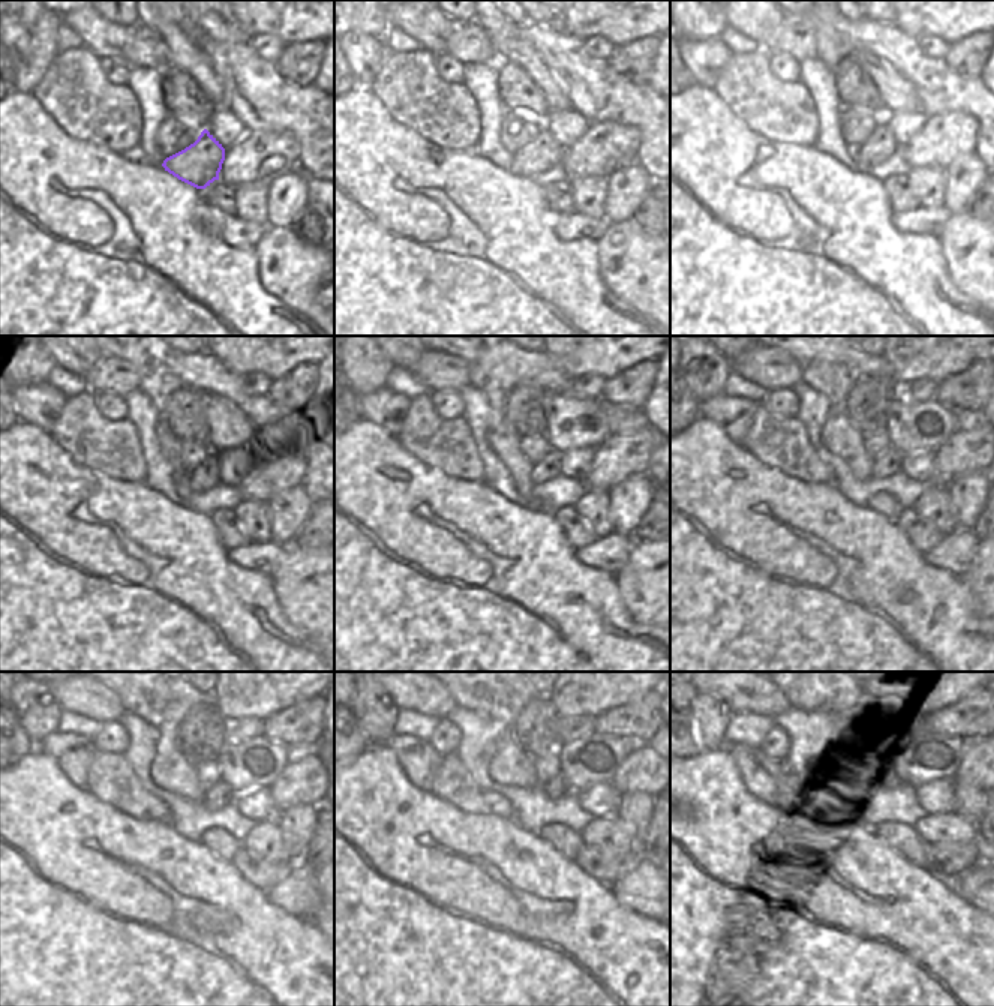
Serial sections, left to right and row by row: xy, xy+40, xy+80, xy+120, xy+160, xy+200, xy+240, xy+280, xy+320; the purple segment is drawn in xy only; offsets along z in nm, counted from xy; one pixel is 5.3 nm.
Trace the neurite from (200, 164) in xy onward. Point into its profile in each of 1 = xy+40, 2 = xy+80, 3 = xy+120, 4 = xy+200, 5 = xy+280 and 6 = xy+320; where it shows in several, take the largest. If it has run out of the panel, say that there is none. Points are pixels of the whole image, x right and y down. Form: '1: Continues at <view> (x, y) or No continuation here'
1: Continues at xy+40 (537, 159)
2: Continues at xy+80 (880, 146)
3: Continues at xy+120 (210, 474)
4: Continues at xy+200 (888, 464)
5: Continues at xy+280 (556, 787)
6: Continues at xy+320 (895, 777)

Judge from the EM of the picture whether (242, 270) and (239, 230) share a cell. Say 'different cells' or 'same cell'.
different cells

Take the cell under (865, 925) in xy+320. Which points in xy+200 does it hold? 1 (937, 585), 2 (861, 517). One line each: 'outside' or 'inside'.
1: inside
2: inside

